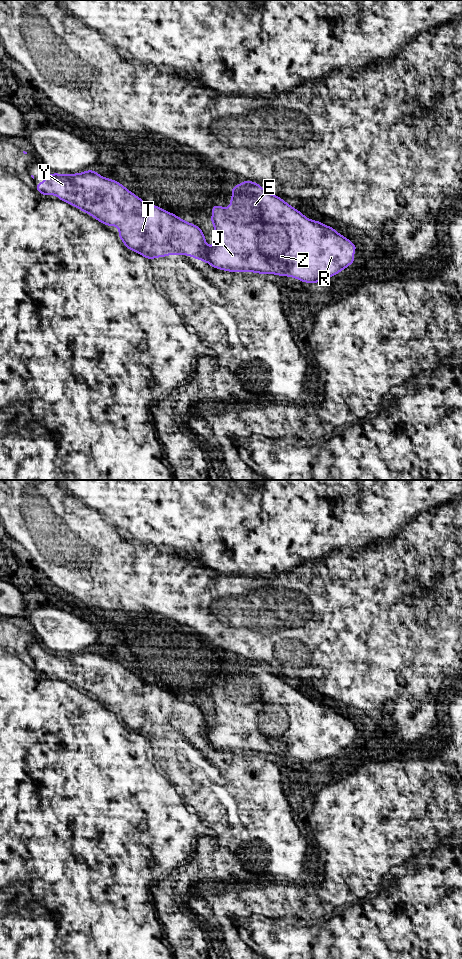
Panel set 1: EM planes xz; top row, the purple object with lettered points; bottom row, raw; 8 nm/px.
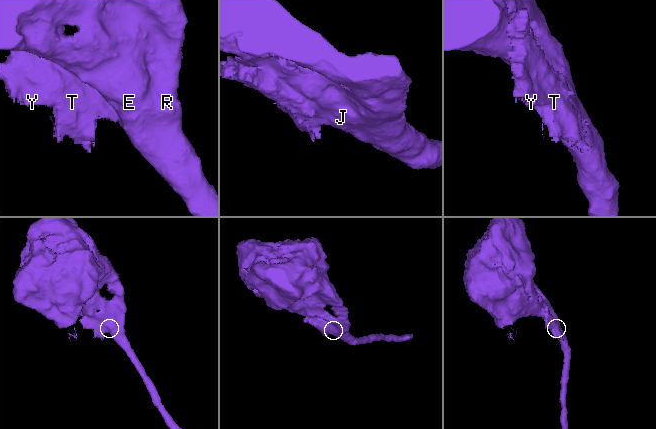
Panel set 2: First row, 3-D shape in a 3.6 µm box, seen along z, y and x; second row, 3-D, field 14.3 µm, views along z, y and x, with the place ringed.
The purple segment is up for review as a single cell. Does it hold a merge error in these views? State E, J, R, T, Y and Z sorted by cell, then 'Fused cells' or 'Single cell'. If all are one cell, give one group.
Groups: E J R T Y Z. Single cell

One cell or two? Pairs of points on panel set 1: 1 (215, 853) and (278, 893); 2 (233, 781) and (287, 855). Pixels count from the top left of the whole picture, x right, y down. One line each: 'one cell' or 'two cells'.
1: two cells
2: one cell

